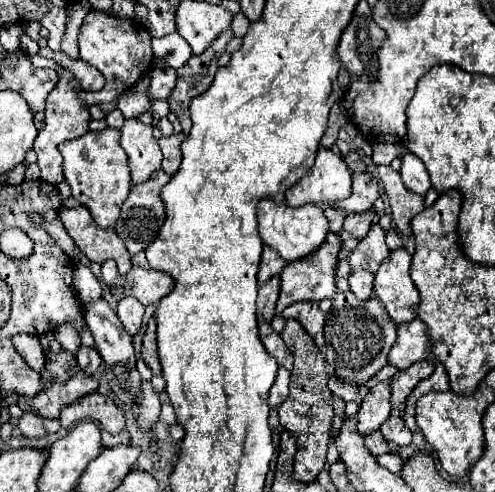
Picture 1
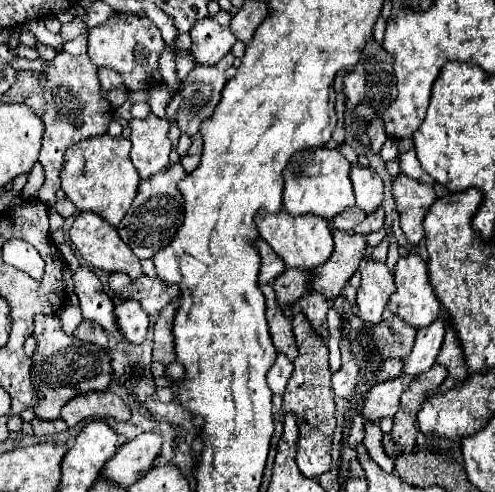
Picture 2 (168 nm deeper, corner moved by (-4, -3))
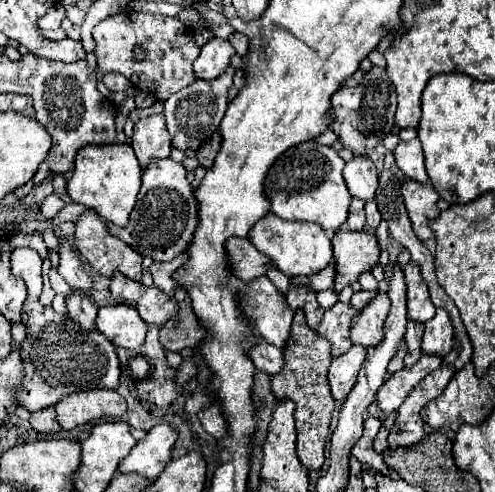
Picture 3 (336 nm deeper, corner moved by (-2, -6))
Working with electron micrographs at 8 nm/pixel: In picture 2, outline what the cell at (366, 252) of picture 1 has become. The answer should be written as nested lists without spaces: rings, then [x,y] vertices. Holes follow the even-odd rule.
[[[364,258],[360,262],[362,284],[358,288],[358,314],[362,320],[370,324],[378,324],[386,310],[386,302],[390,294],[396,290],[394,276],[386,264],[380,264],[372,258]]]

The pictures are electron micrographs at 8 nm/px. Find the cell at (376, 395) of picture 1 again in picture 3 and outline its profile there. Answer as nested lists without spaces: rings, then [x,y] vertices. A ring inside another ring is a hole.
[[[422,355],[412,367],[404,367],[402,371],[390,375],[376,395],[378,407],[386,413],[398,409],[406,399],[406,393],[410,393],[414,385],[418,385],[428,373],[436,371],[440,365],[442,365],[440,355]]]

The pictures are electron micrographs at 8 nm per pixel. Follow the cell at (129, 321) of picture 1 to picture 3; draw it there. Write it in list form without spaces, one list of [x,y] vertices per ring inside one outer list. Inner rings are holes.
[[[104,305],[98,309],[96,329],[116,347],[138,349],[144,343],[148,325],[130,305]]]

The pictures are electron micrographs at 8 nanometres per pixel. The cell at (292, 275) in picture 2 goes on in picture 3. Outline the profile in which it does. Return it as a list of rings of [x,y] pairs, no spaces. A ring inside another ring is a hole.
[[[332,261],[326,269],[322,269],[316,275],[310,275],[308,279],[304,279],[306,285],[312,287],[312,291],[324,291],[324,289],[332,289],[334,287],[334,275],[336,275],[336,263]]]

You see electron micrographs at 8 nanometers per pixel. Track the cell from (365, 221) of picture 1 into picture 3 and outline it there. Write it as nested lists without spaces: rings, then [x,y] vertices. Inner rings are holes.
[[[366,201],[366,227],[376,229],[380,225],[380,211],[376,209],[376,201]]]

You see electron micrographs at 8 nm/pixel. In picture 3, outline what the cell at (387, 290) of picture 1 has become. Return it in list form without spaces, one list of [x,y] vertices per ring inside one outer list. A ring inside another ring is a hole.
[[[408,263],[404,267],[406,283],[408,283],[408,319],[426,323],[436,315],[436,307],[430,301],[428,287],[420,275],[420,267],[416,263]]]

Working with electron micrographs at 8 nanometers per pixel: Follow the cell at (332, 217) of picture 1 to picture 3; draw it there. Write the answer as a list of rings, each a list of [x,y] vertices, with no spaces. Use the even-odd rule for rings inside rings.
[[[354,197],[352,203],[350,203],[350,215],[348,215],[346,227],[350,231],[360,231],[360,229],[364,229],[364,225],[366,225],[366,219],[364,219],[364,201]]]

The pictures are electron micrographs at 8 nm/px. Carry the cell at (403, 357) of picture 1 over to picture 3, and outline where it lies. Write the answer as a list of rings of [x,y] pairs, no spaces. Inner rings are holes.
[[[438,309],[436,317],[426,323],[422,353],[426,355],[448,355],[454,345],[454,327],[446,309]]]

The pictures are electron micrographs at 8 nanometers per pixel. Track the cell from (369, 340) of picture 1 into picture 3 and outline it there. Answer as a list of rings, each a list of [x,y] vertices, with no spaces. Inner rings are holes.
[[[408,321],[408,331],[406,331],[406,345],[408,345],[408,355],[406,355],[406,367],[416,363],[422,355],[420,343],[424,335],[424,325],[418,321]]]

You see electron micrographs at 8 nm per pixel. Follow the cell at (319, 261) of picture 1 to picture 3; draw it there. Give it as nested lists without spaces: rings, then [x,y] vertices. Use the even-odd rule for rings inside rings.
[[[338,229],[332,239],[336,257],[336,281],[334,289],[342,291],[346,285],[358,281],[358,277],[378,263],[380,245],[376,233]]]

